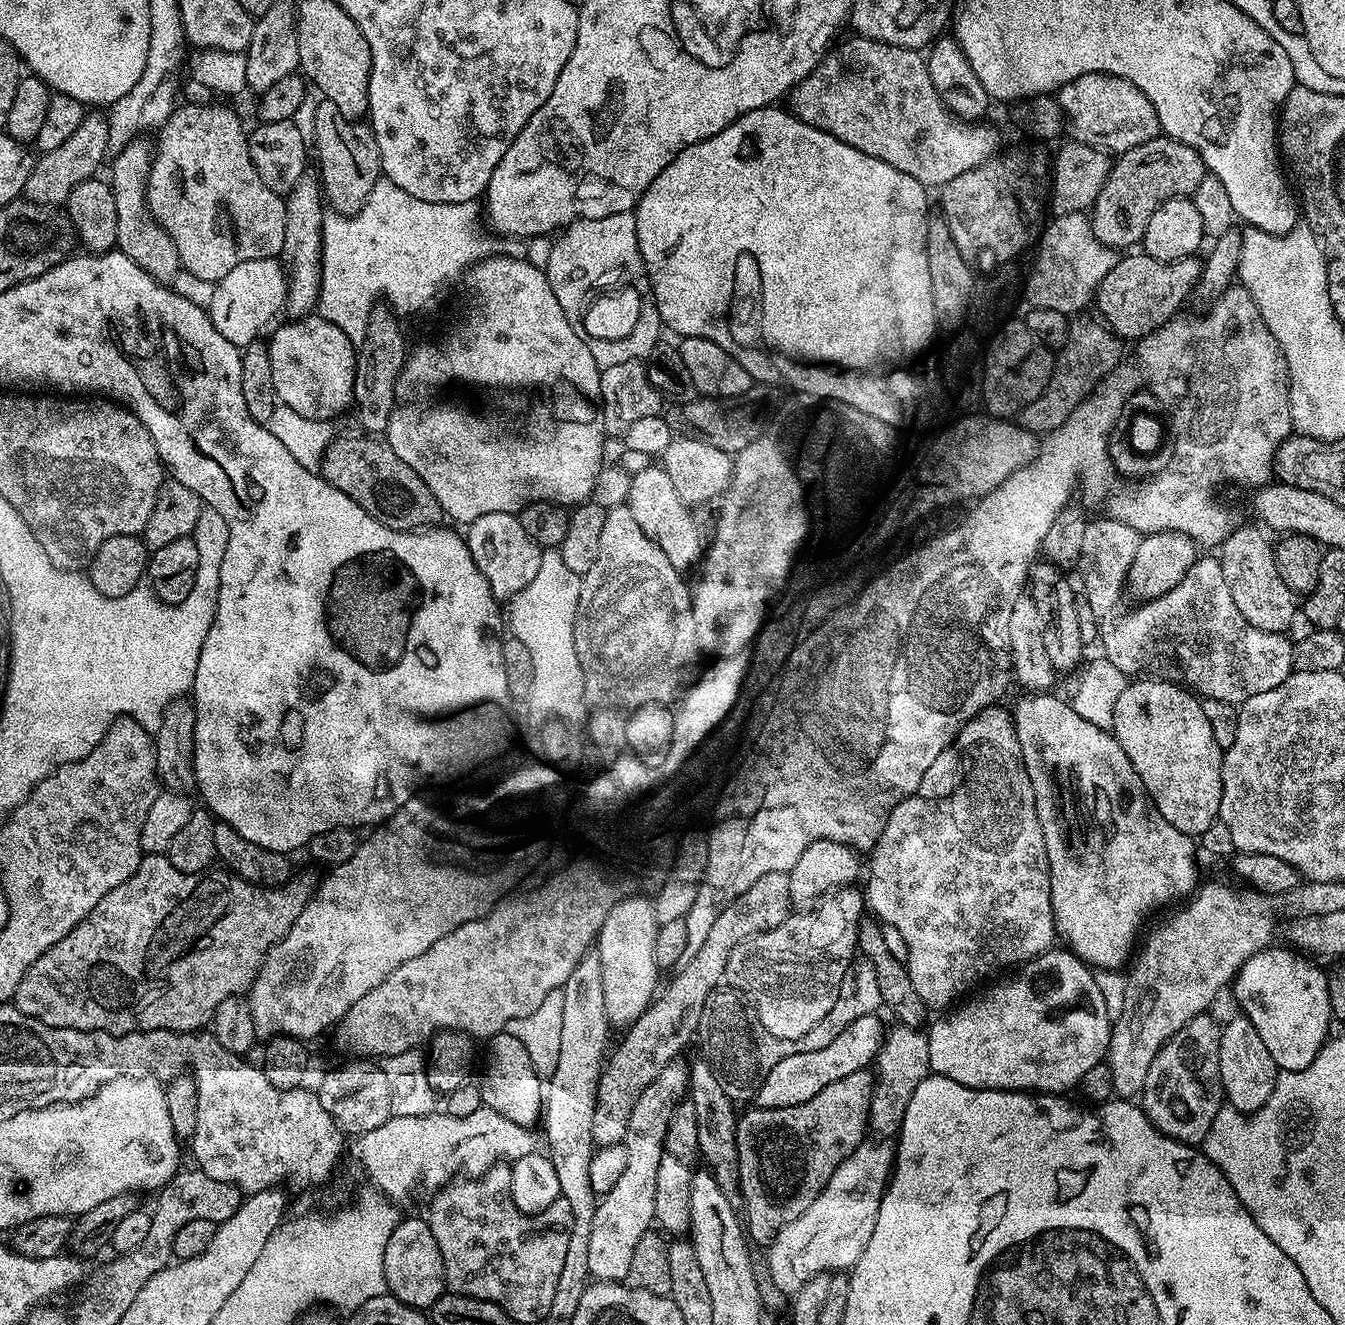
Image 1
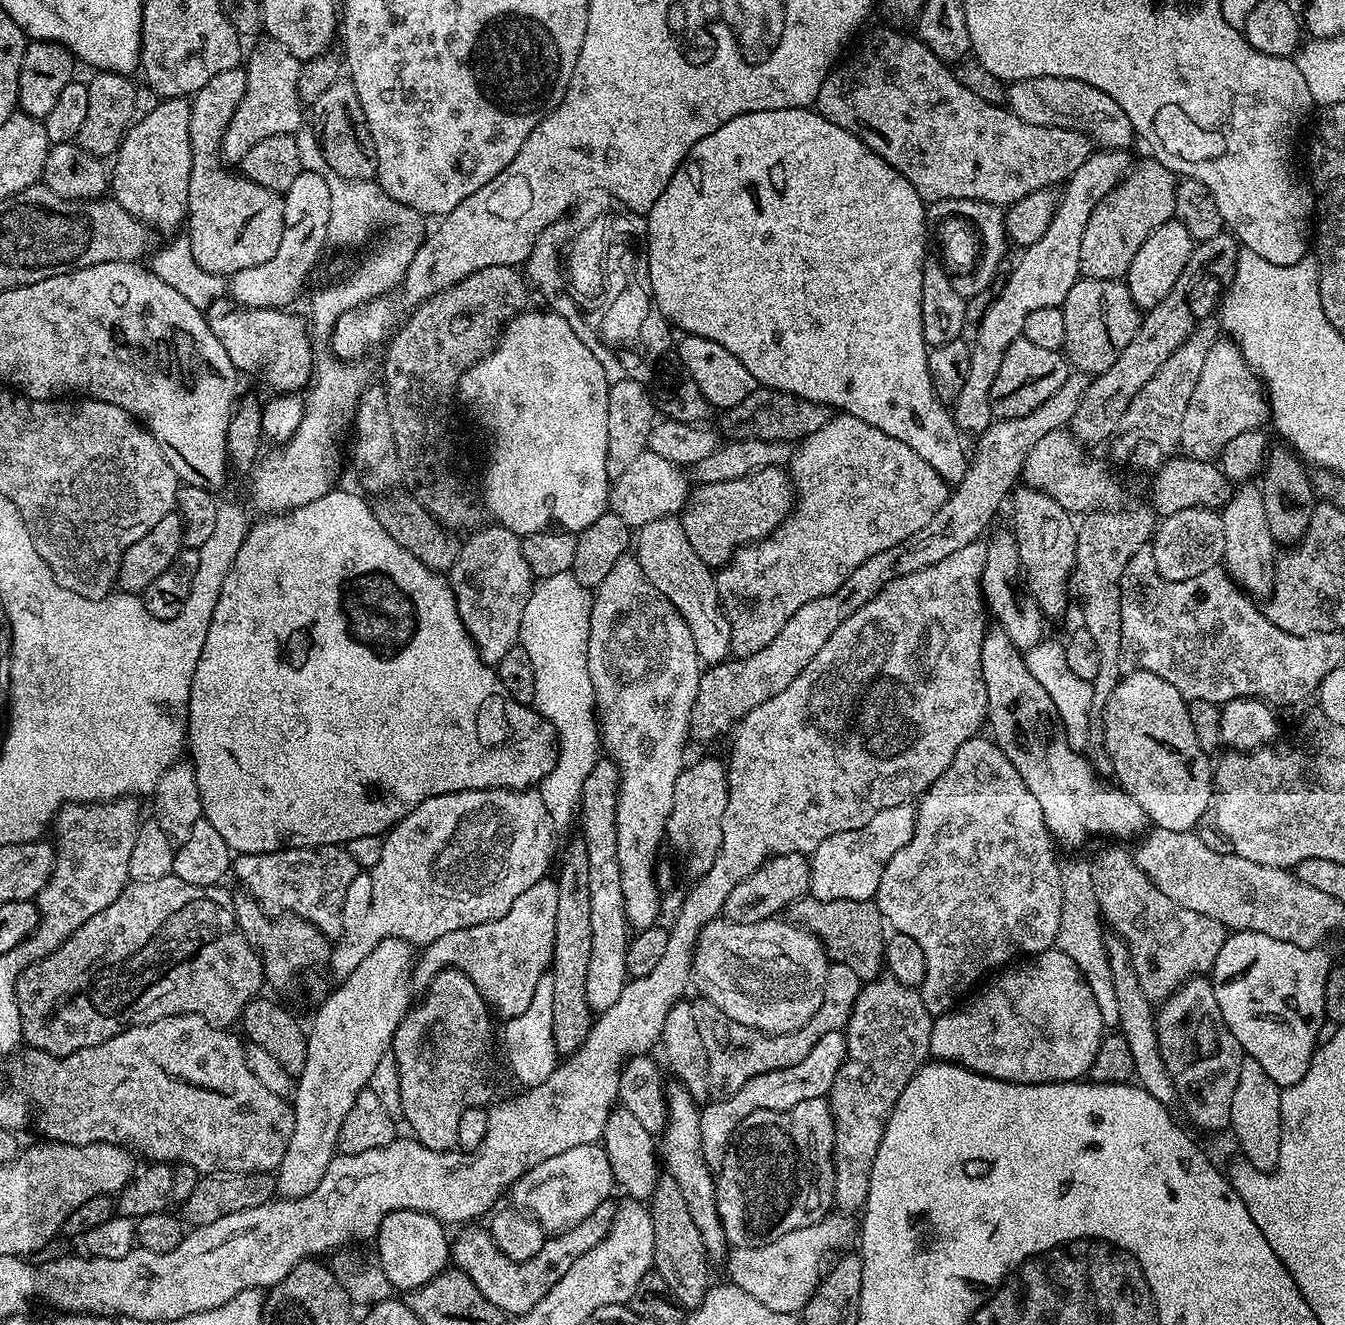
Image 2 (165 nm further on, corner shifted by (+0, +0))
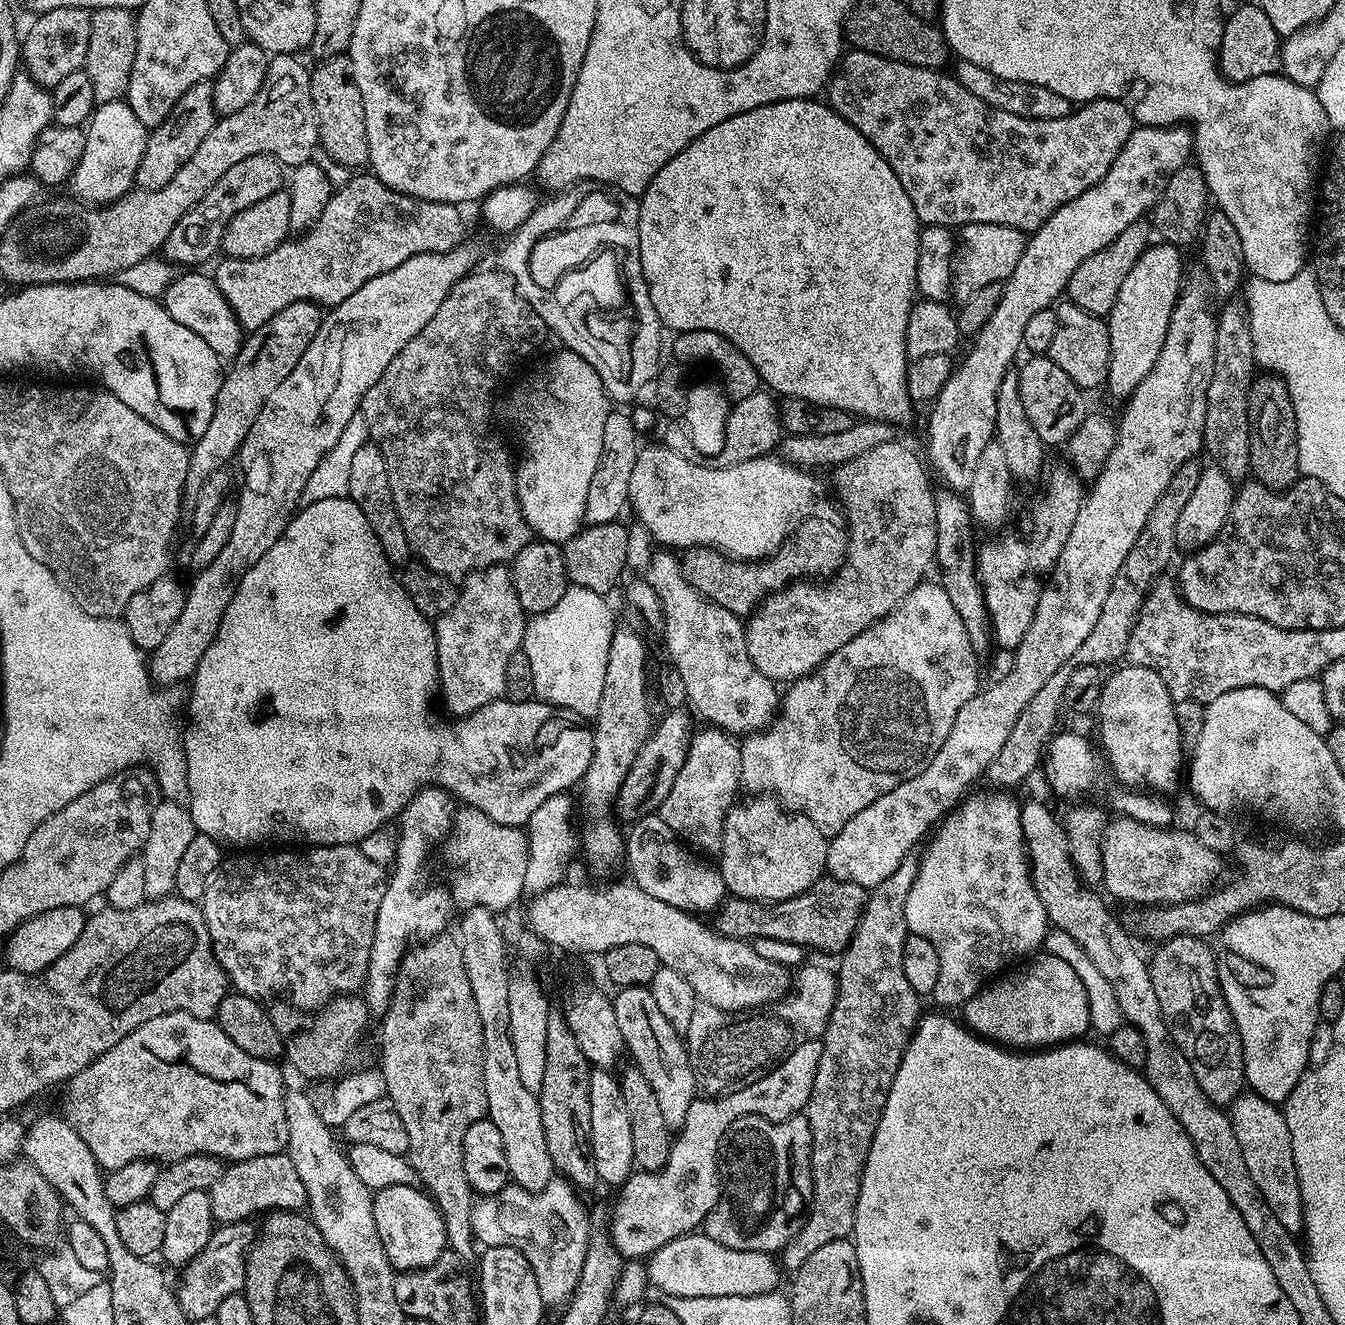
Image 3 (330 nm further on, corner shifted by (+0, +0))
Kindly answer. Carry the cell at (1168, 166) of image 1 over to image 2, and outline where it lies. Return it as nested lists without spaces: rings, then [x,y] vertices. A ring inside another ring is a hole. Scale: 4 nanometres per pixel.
[[[1159,159],[1140,160],[1129,167],[1128,173],[1090,214],[1086,230],[1082,230],[1080,275],[1084,280],[1120,280],[1127,277],[1134,254],[1142,242],[1176,214],[1174,194],[1178,183],[1177,173]]]

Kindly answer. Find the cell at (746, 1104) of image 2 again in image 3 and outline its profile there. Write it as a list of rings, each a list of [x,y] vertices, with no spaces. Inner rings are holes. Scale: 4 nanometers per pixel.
[[[807,1040],[797,1046],[789,1056],[785,1056],[779,1064],[765,1072],[758,1082],[750,1082],[742,1090],[731,1092],[715,1098],[697,1098],[693,1100],[690,1110],[686,1110],[686,1122],[675,1133],[670,1156],[666,1158],[666,1166],[657,1172],[633,1171],[625,1184],[619,1185],[616,1205],[610,1208],[610,1219],[606,1231],[618,1254],[628,1262],[636,1262],[641,1258],[653,1256],[666,1242],[679,1236],[687,1236],[703,1225],[704,1219],[714,1210],[720,1197],[720,1139],[726,1134],[728,1127],[743,1116],[761,1116],[767,1120],[785,1120],[791,1116],[799,1116],[807,1109],[810,1090],[814,1086],[814,1074],[818,1074],[818,1058],[822,1058],[820,1040]]]

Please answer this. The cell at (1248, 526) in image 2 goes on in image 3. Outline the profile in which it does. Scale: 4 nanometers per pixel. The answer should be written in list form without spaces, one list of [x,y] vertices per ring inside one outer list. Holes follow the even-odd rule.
[[[1233,298],[1223,305],[1224,309],[1218,312],[1216,316],[1216,341],[1214,342],[1214,374],[1210,378],[1210,386],[1206,390],[1206,422],[1204,423],[1204,447],[1205,453],[1212,454],[1211,459],[1219,464],[1224,469],[1226,475],[1233,482],[1240,482],[1251,473],[1250,466],[1250,422],[1248,421],[1248,395],[1250,394],[1250,386],[1252,385],[1254,377],[1258,372],[1258,365],[1254,358],[1254,338],[1250,334],[1250,322],[1248,321],[1248,309],[1239,299]]]

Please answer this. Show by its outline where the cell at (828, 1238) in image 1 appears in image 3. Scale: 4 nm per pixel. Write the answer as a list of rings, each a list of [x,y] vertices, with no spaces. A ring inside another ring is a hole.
[[[703,1231],[689,1232],[662,1246],[653,1256],[647,1257],[648,1282],[664,1296],[686,1298],[722,1298],[723,1296],[753,1296],[771,1292],[777,1287],[781,1269],[767,1252],[730,1250],[722,1242],[705,1236]]]

